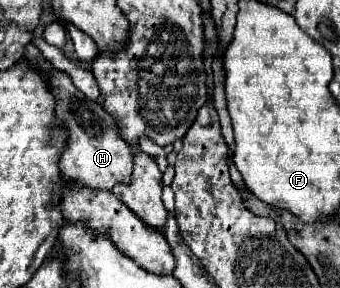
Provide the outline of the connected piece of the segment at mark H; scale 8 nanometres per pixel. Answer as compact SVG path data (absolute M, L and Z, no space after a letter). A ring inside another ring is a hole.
M27 45L25 59L29 59L31 65L39 67L49 77L53 85L53 93L57 97L59 123L69 133L69 139L59 163L65 181L71 187L89 187L95 191L111 191L115 183L131 183L133 149L121 139L117 121L101 105L87 99L79 89L75 89L71 77L63 71L57 71L49 61L45 61L41 51L35 45Z

